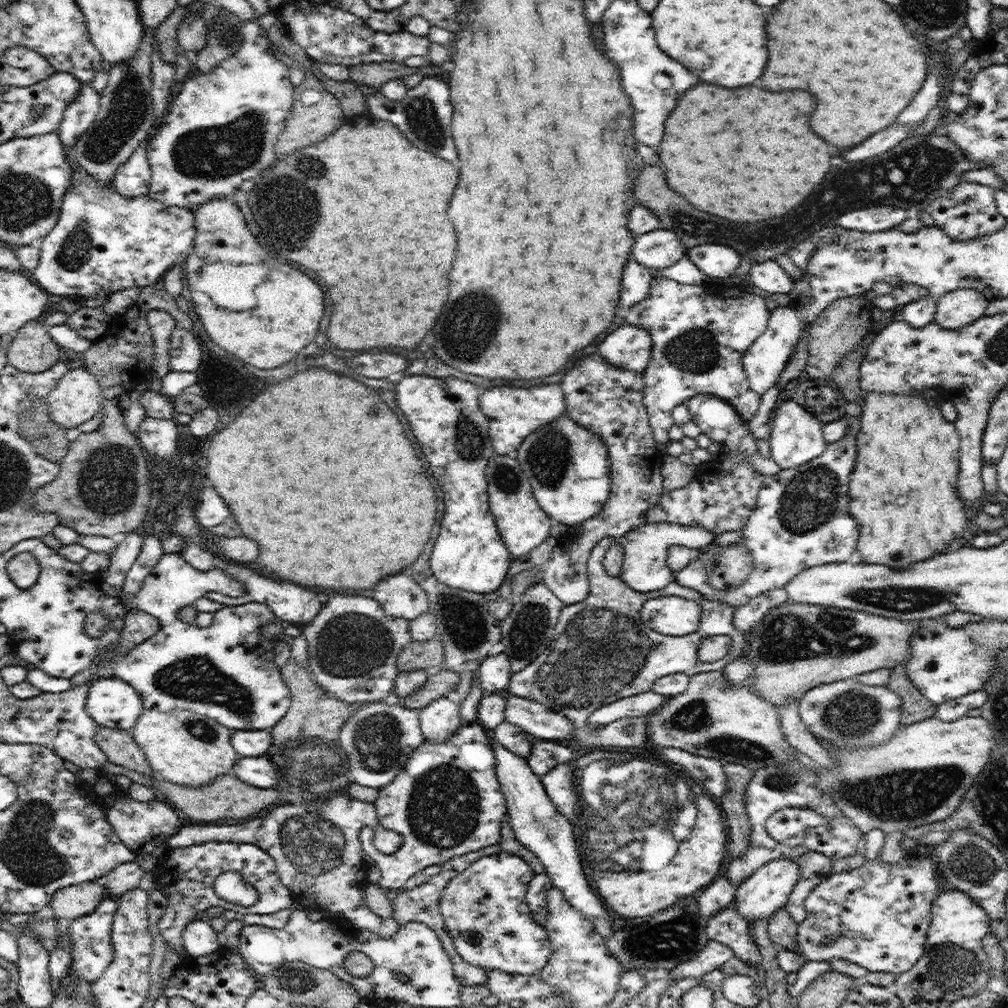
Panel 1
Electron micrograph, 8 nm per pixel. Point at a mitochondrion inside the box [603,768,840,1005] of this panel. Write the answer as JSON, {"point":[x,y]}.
{"point":[677,936]}

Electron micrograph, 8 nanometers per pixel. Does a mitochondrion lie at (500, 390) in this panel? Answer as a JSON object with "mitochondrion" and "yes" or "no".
{"mitochondrion":"no"}

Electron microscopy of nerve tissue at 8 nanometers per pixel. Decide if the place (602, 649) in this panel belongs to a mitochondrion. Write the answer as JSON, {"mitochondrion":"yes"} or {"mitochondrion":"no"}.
{"mitochondrion":"yes"}

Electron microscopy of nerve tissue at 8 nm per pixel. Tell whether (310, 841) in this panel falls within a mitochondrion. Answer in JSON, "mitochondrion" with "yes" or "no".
{"mitochondrion":"yes"}

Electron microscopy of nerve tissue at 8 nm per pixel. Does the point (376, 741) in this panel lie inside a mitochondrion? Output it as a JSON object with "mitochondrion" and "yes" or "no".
{"mitochondrion":"yes"}

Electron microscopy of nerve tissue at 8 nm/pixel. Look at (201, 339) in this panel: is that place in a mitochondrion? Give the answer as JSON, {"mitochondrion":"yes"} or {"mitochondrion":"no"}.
{"mitochondrion":"no"}

